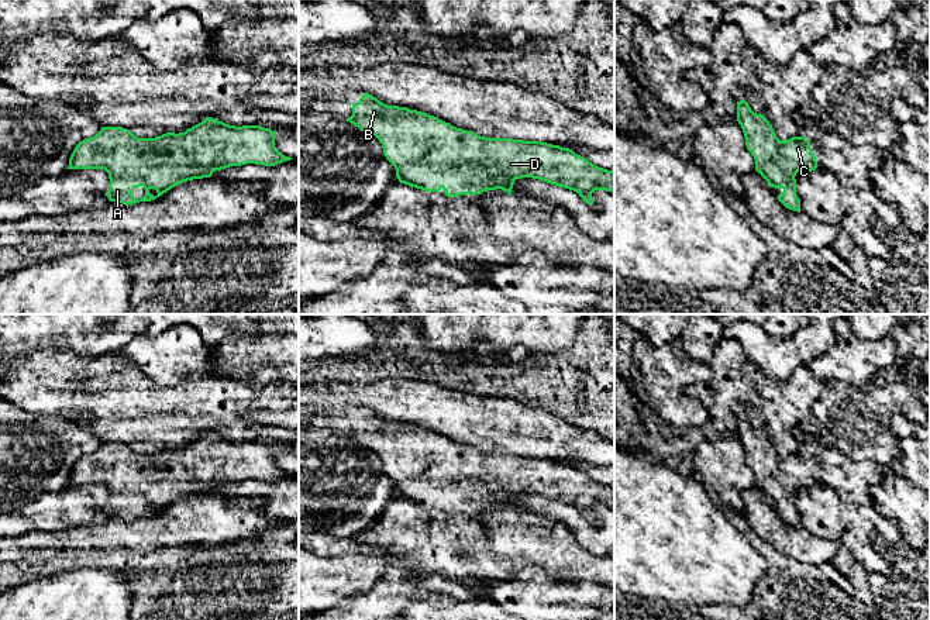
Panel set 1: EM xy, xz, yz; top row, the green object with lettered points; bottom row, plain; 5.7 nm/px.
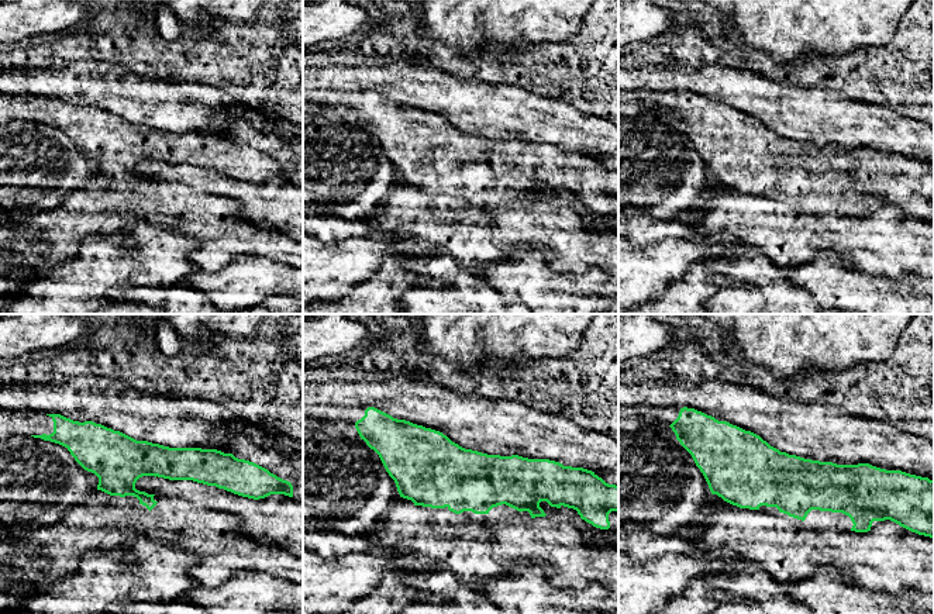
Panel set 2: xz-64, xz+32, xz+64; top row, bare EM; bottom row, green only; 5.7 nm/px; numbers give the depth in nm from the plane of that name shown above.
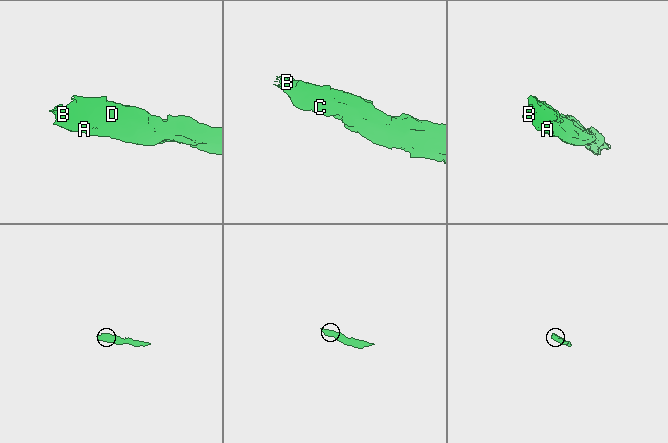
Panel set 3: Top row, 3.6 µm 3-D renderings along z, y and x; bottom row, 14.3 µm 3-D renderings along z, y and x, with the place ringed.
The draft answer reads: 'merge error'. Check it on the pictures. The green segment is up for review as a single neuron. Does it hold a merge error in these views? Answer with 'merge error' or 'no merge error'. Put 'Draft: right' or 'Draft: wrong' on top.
Draft: wrong
no merge error

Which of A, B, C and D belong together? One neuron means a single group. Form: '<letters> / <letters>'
A B C D

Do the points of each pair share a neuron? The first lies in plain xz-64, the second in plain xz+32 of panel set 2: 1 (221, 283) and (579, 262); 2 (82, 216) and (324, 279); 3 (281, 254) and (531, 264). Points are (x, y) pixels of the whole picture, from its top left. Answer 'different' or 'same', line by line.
1: different
2: same
3: different

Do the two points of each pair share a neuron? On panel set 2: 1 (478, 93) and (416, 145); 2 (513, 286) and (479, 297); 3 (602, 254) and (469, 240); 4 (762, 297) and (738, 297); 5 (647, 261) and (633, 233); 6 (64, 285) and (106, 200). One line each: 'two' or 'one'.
1: two
2: two
3: one
4: one
5: two
6: two

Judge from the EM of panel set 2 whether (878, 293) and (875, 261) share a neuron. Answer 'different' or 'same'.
different

